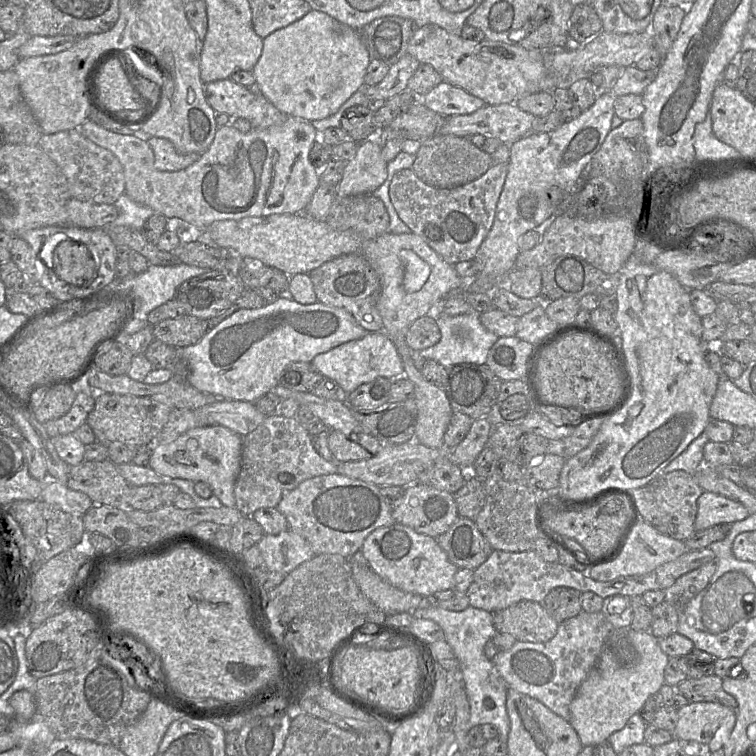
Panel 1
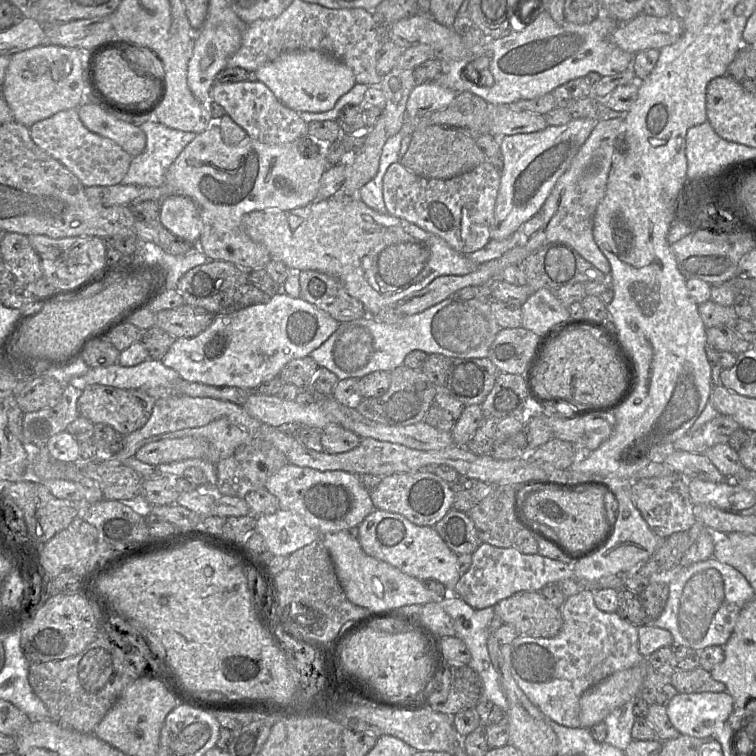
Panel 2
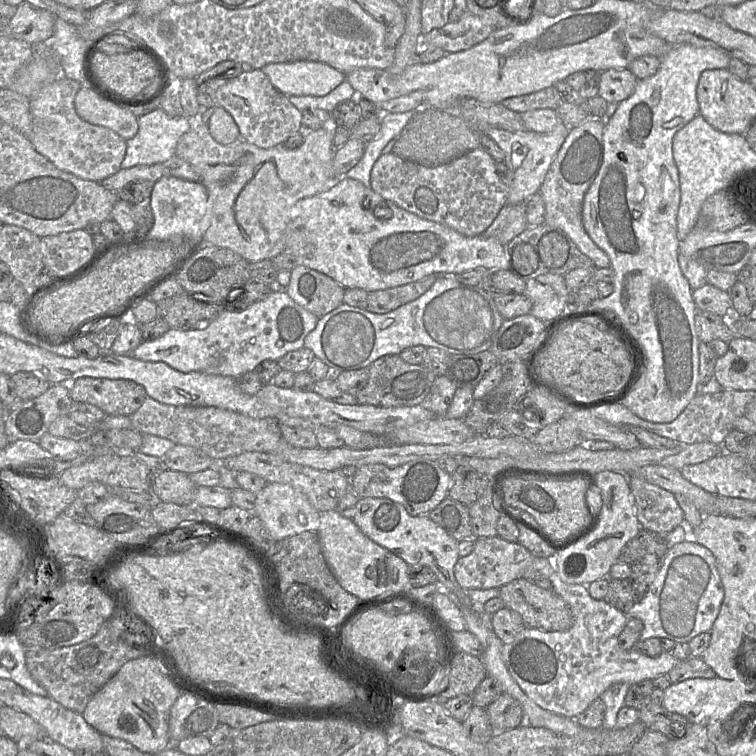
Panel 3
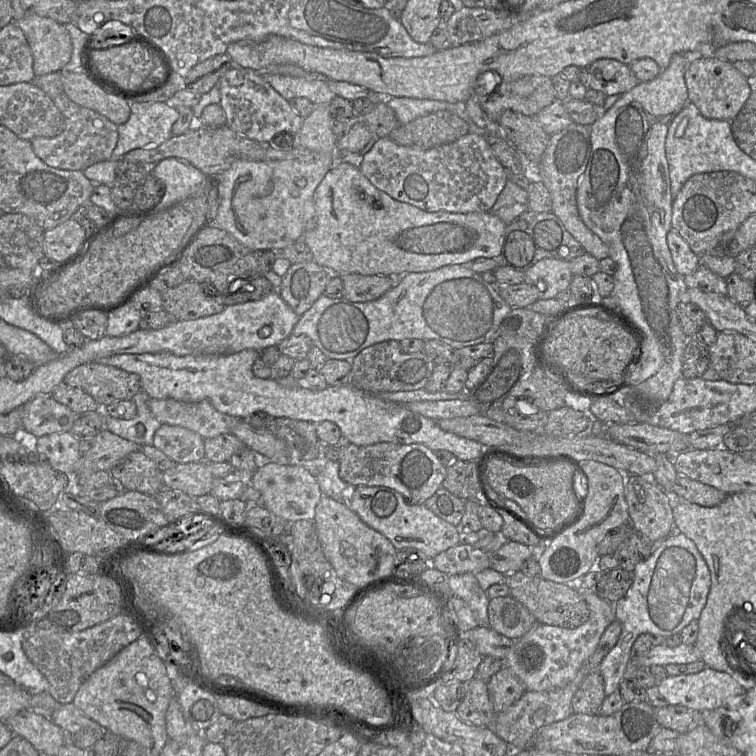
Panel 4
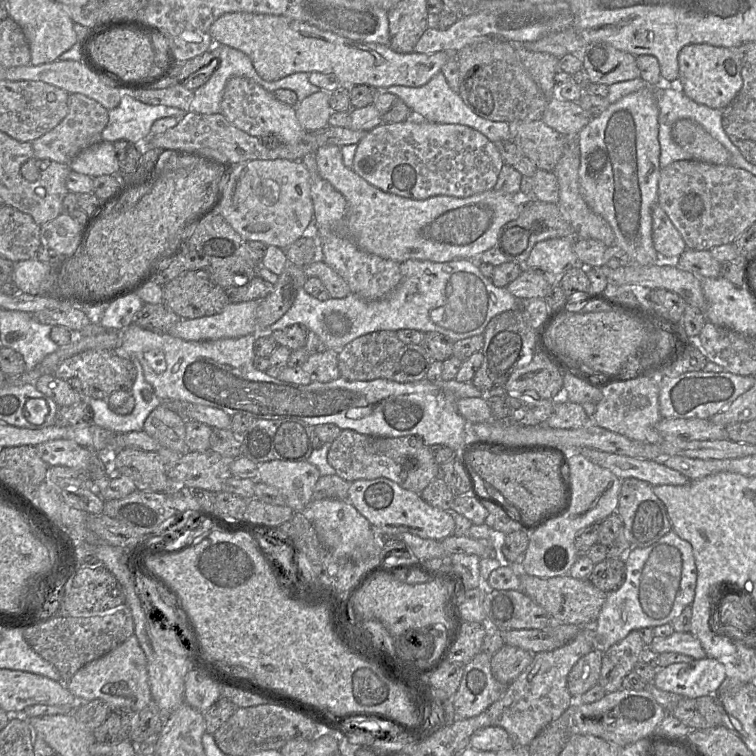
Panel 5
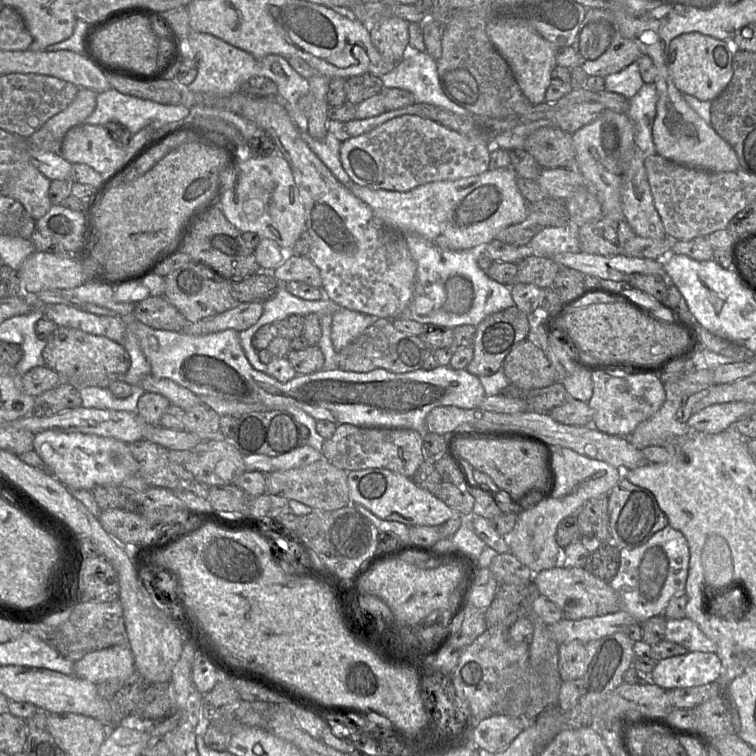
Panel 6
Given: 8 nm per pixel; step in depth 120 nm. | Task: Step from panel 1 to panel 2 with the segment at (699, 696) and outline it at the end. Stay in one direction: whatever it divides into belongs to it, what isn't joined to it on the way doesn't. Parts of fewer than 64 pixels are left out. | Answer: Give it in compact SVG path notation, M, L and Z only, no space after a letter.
M702 667L689 671L677 669L669 682L678 693L727 692L725 684L714 680L711 673Z

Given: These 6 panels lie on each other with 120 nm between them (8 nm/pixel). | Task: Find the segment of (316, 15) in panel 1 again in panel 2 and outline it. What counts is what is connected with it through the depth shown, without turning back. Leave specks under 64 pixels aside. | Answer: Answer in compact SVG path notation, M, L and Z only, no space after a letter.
M316 50L287 51L259 67L254 79L264 83L284 105L302 112L326 112L357 83L352 69L343 62Z

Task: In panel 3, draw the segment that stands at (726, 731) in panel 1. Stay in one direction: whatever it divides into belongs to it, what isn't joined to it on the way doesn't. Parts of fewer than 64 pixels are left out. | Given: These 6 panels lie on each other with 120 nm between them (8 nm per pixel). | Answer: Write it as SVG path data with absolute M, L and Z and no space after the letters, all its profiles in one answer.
M718 676L711 679L694 678L670 684L664 691L663 707L688 719L691 724L707 726L710 722L725 719L742 712L743 704L754 704L754 686L741 680L726 680Z

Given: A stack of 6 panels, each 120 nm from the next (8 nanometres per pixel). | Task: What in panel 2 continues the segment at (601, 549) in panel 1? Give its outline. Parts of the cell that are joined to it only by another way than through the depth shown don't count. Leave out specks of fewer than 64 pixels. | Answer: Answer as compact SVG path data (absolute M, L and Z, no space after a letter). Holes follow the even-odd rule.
M587 487L583 491L567 491L560 489L544 489L529 498L525 505L526 515L551 527L558 539L569 550L579 554L587 554L596 548L608 535L615 518L615 495L601 487ZM605 500L611 505L612 512L607 515Z

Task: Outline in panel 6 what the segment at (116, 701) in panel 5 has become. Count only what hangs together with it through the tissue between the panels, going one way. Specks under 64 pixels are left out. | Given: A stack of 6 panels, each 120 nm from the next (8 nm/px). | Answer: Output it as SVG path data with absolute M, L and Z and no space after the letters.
M129 645L93 651L74 663L74 675L94 684L107 680L127 681L134 674L134 656Z

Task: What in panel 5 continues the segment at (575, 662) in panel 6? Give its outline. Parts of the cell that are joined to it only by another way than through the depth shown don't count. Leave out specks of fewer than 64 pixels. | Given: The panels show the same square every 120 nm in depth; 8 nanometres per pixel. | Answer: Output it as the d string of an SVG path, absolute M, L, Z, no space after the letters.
M594 649L572 667L567 677L567 687L573 698L579 697L598 684L602 654L598 649Z

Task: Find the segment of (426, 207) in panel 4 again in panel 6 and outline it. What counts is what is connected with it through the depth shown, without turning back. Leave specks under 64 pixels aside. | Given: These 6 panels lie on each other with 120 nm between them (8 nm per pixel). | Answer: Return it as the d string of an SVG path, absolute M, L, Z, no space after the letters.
M416 115L392 118L372 131L347 139L340 146L340 161L349 178L372 190L407 192L417 186L479 175L489 169L492 146L464 136L435 121Z

